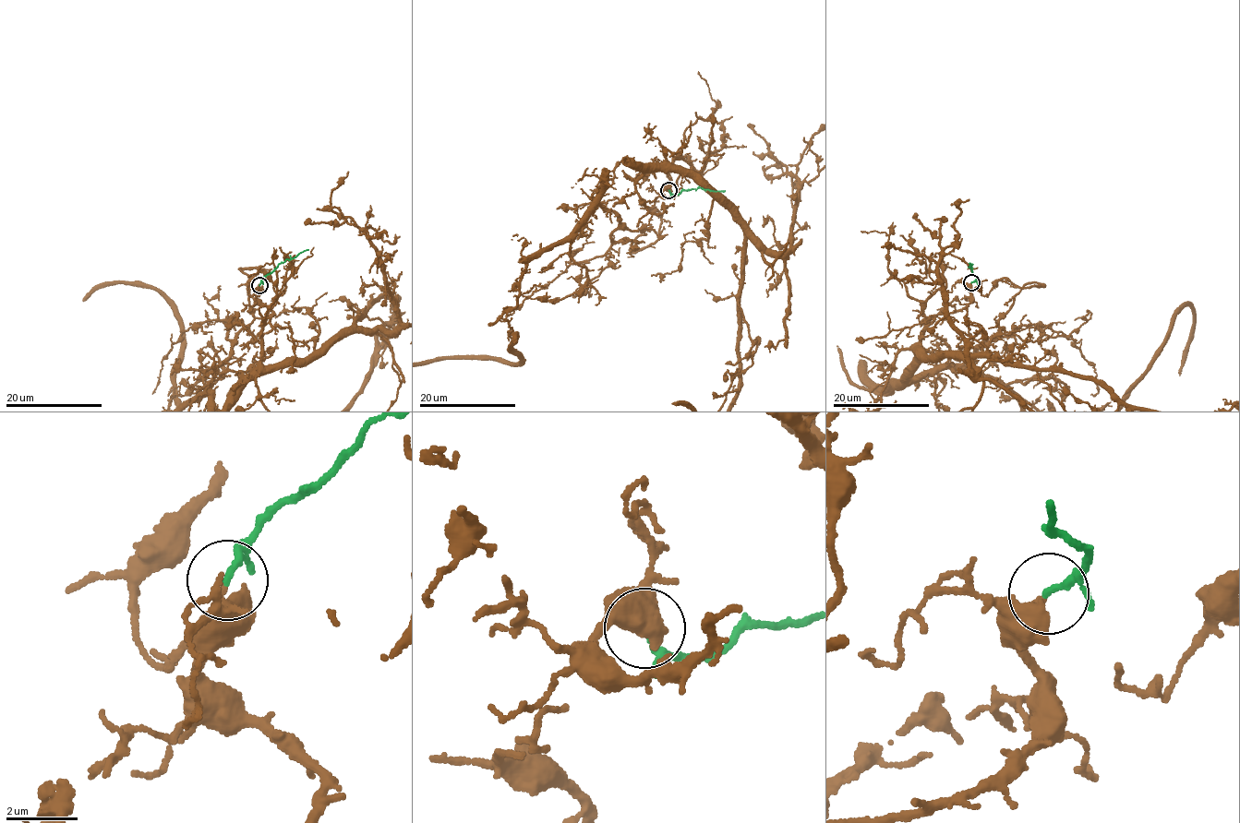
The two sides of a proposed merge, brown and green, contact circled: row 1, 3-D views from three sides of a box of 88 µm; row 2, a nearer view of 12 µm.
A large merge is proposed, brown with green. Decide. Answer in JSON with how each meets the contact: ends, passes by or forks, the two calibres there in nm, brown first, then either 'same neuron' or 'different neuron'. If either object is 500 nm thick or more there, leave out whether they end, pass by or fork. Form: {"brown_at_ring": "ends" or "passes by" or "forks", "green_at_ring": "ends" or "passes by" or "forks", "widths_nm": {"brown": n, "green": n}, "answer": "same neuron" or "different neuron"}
{"brown_at_ring": "ends", "green_at_ring": "ends", "widths_nm": {"brown": 400, "green": 200}, "answer": "same neuron"}

